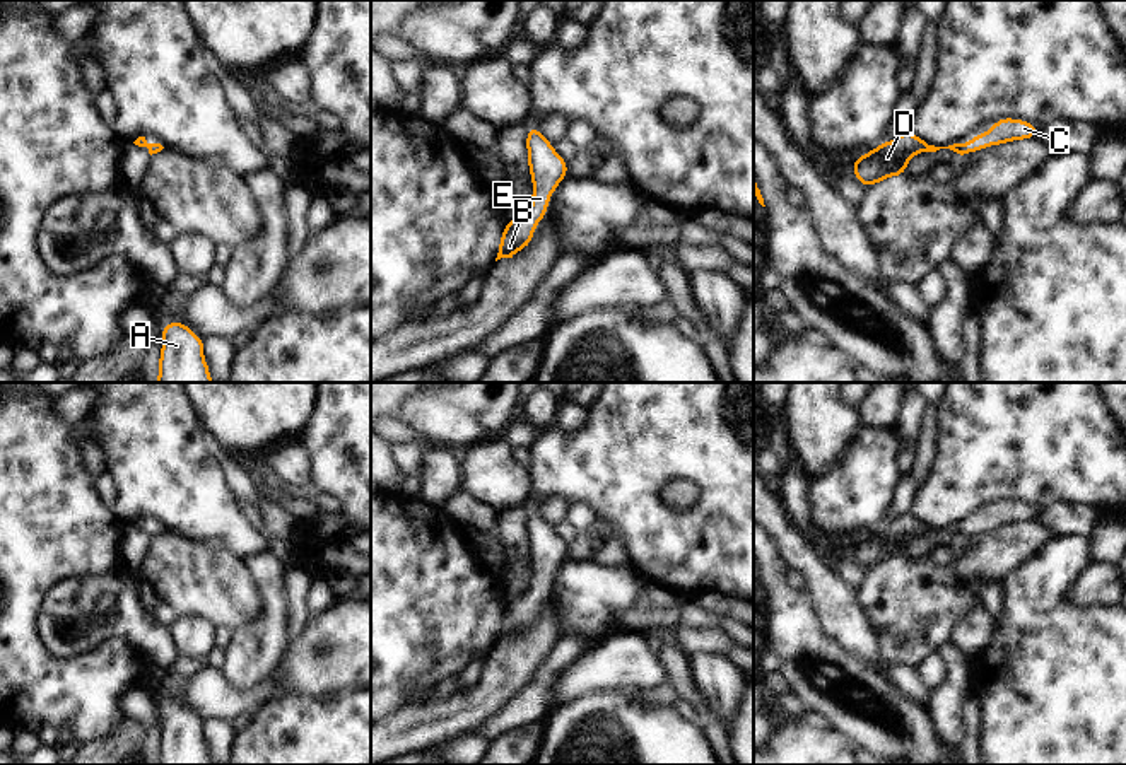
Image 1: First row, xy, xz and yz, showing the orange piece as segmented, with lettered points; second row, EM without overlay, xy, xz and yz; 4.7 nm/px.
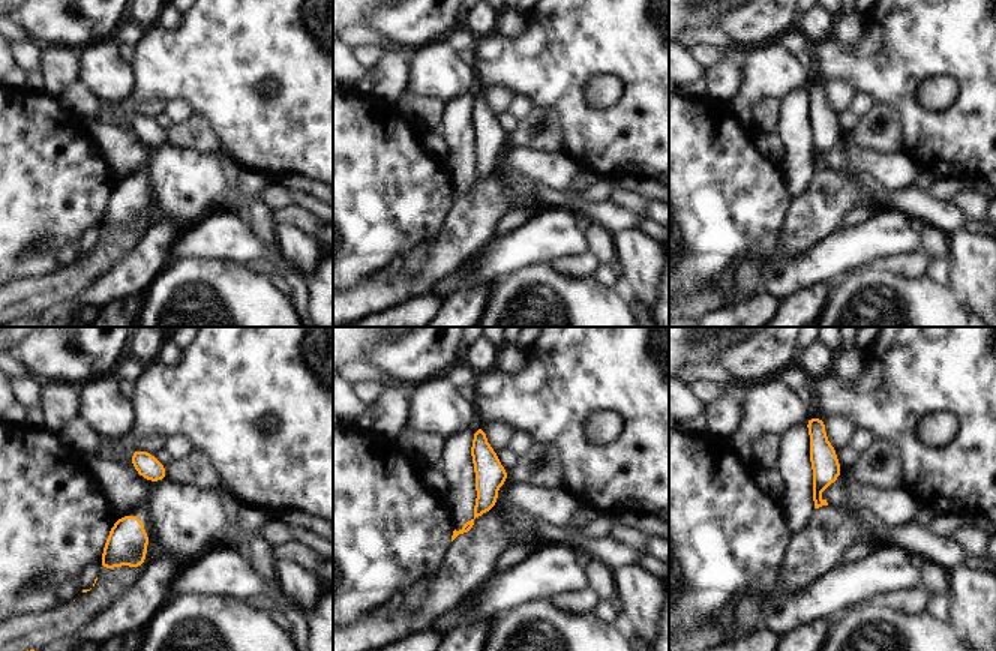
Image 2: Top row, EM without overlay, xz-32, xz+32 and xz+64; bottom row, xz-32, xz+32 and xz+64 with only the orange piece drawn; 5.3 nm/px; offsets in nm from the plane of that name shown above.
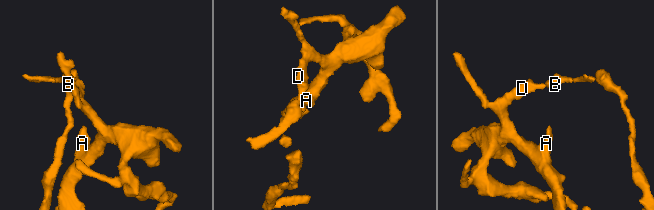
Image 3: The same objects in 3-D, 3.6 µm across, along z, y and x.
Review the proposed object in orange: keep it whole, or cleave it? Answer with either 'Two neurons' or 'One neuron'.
One neuron

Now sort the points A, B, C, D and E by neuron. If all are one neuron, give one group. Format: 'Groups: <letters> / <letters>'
Groups: A B C D E

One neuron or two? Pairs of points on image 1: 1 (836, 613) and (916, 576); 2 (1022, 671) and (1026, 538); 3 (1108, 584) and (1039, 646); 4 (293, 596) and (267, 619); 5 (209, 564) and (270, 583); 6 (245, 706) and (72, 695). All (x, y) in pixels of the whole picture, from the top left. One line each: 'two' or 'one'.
1: two
2: two
3: two
4: two
5: two
6: two

